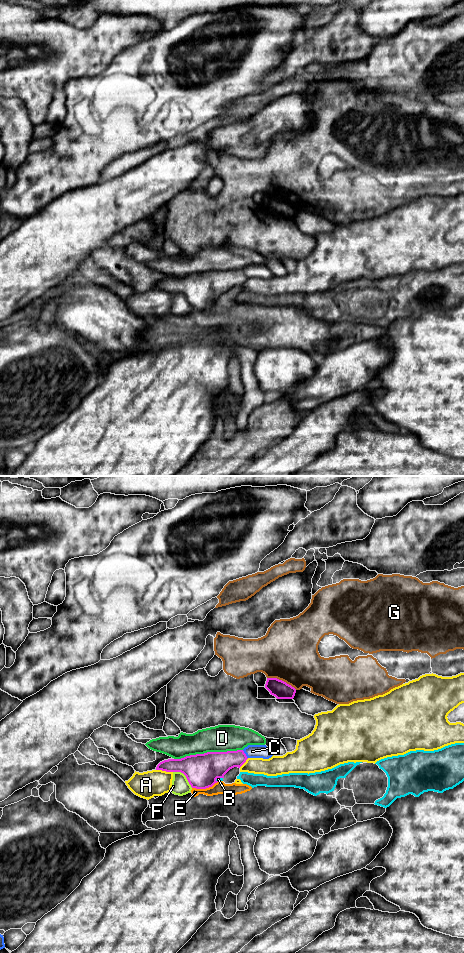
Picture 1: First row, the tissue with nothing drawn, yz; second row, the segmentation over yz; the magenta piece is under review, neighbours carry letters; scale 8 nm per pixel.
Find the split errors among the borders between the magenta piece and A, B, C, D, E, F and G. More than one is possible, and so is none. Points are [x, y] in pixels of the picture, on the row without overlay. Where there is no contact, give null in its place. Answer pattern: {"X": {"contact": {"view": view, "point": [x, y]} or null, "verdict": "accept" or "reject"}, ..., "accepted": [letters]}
{"A": {"contact": {"view": "yz", "point": [164, 290]}, "verdict": "reject"}, "B": {"contact": {"view": "yz", "point": [218, 297]}, "verdict": "reject"}, "C": {"contact": {"view": "yz", "point": [245, 274]}, "verdict": "reject"}, "D": {"contact": {"view": "yz", "point": [208, 272]}, "verdict": "reject"}, "E": {"contact": {"view": "yz", "point": [204, 308]}, "verdict": "reject"}, "F": {"contact": {"view": "yz", "point": [185, 295]}, "verdict": "reject"}, "G": {"contact": {"view": "yz", "point": [281, 200]}, "verdict": "reject"}, "accepted": []}

